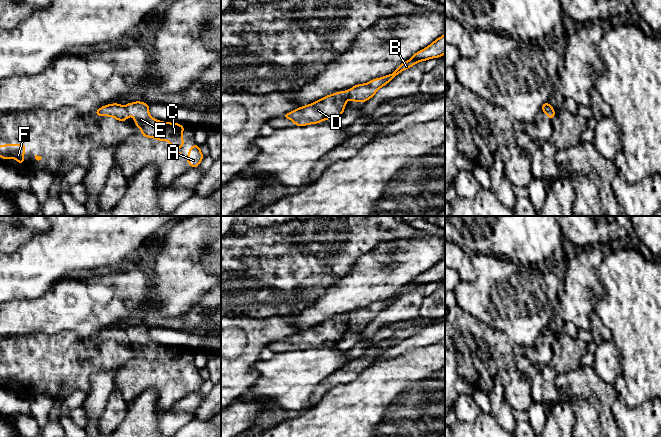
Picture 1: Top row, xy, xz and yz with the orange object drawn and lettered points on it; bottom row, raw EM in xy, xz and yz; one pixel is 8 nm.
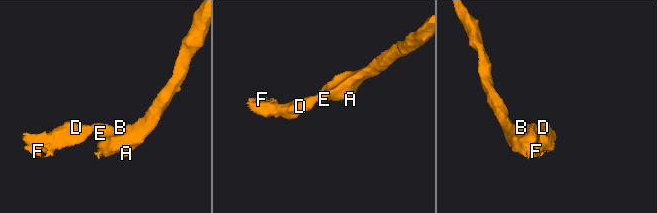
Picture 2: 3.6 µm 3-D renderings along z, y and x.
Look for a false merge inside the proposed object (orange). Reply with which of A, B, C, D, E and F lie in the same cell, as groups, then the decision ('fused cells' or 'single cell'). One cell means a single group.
A B C D E F | single cell

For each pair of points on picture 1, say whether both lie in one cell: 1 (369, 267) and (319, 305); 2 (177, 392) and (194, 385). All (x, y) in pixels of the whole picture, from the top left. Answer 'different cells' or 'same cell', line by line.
1: same cell
2: same cell

